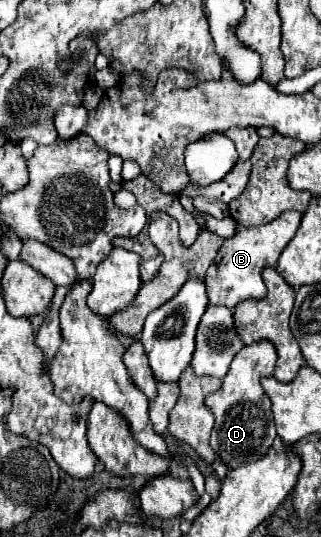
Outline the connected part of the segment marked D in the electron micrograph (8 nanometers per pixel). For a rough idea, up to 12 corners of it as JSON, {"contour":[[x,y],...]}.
{"contour":[[272,341],[246,345],[206,397],[212,449],[228,469],[258,461],[276,439],[260,379]]}

